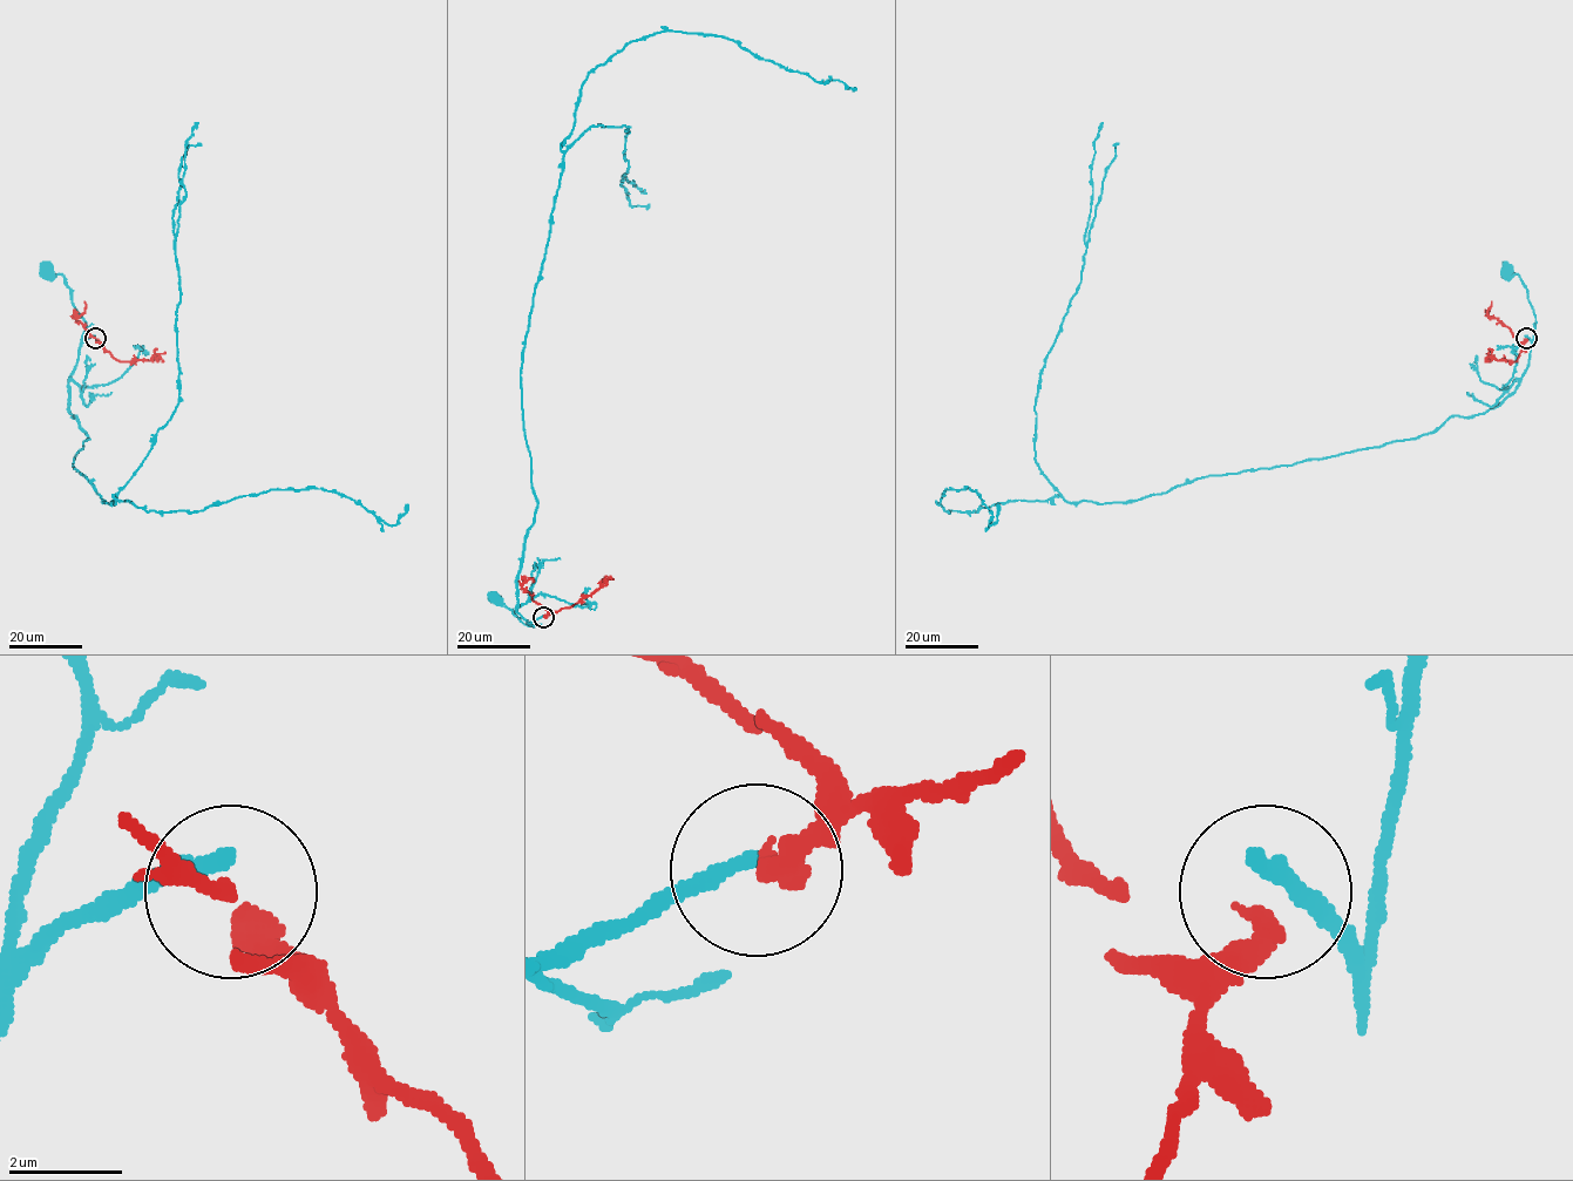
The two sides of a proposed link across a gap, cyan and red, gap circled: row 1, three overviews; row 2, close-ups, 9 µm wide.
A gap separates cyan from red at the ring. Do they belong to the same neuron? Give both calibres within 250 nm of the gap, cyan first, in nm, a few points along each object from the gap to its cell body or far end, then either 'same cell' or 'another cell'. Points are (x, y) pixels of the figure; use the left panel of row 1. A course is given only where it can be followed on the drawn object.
320/480 nm | cyan via (95, 336), (81, 339), (86, 323), (72, 301), (70, 289), (62, 276), (48, 271) | red via (95, 339), (120, 361), (158, 357), (163, 360) | another cell

